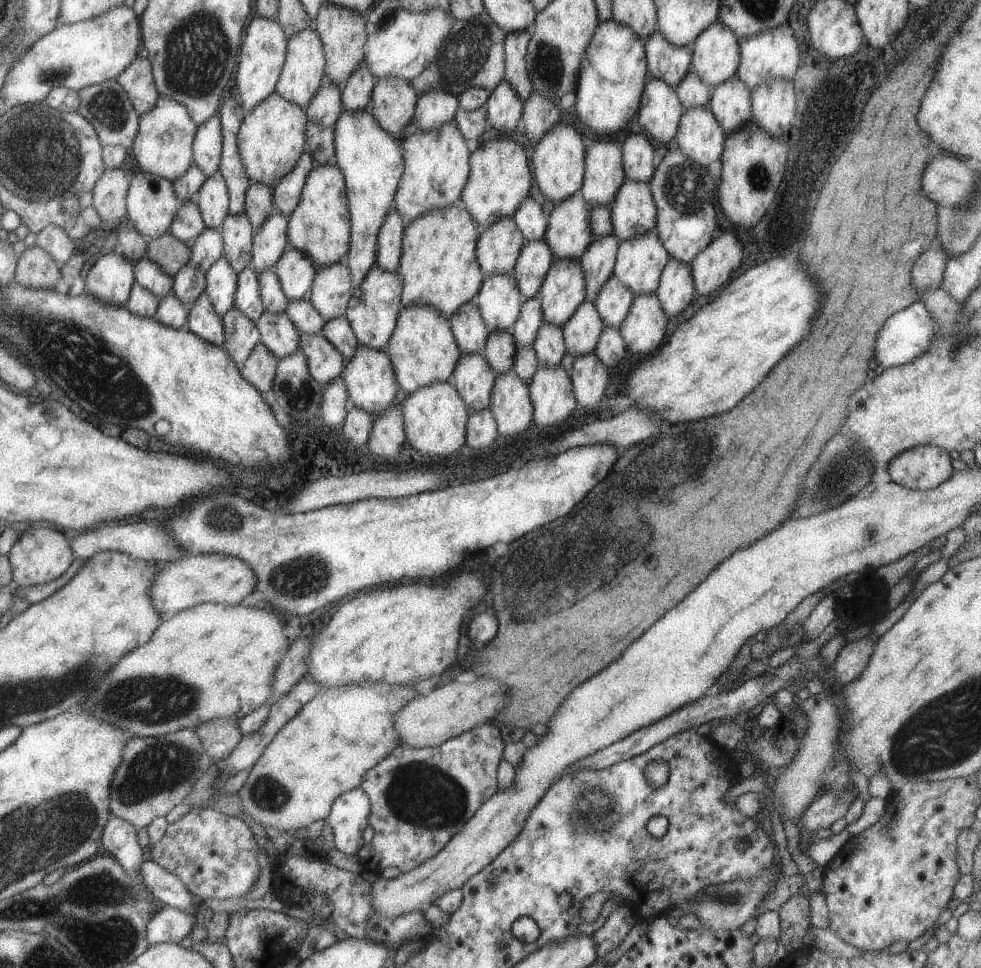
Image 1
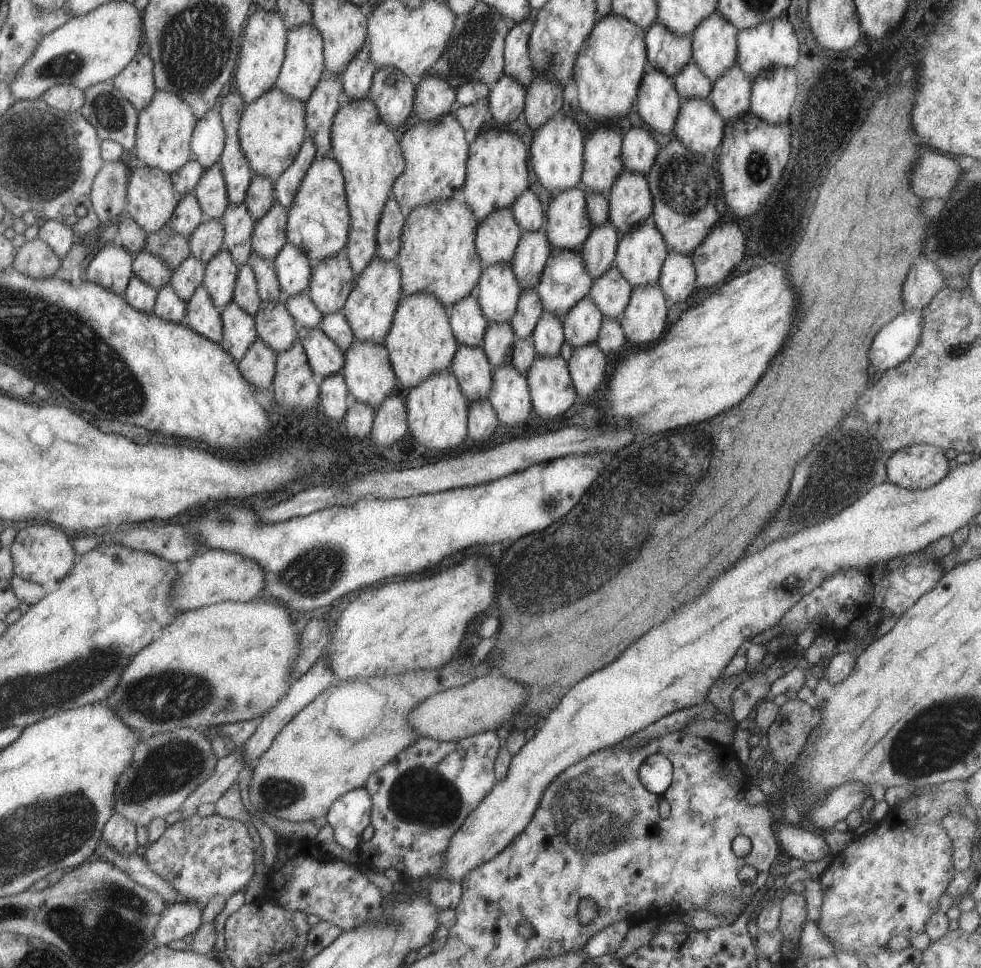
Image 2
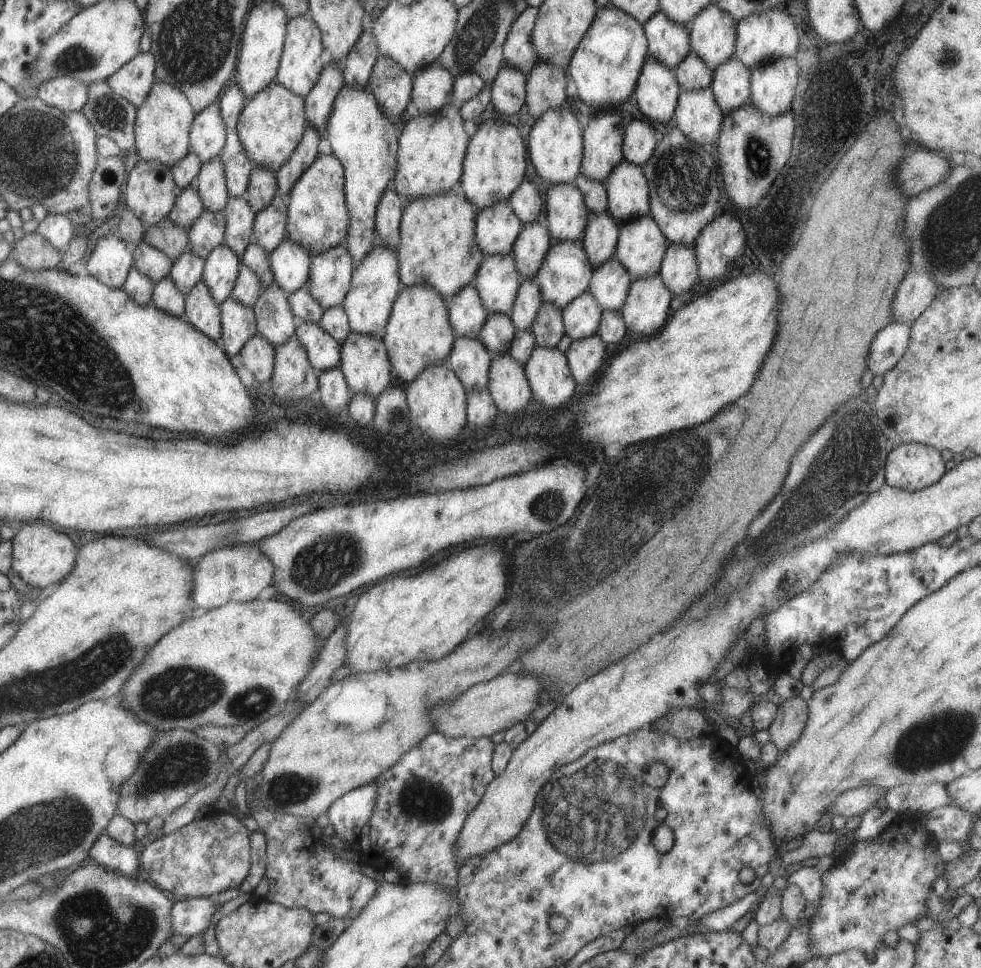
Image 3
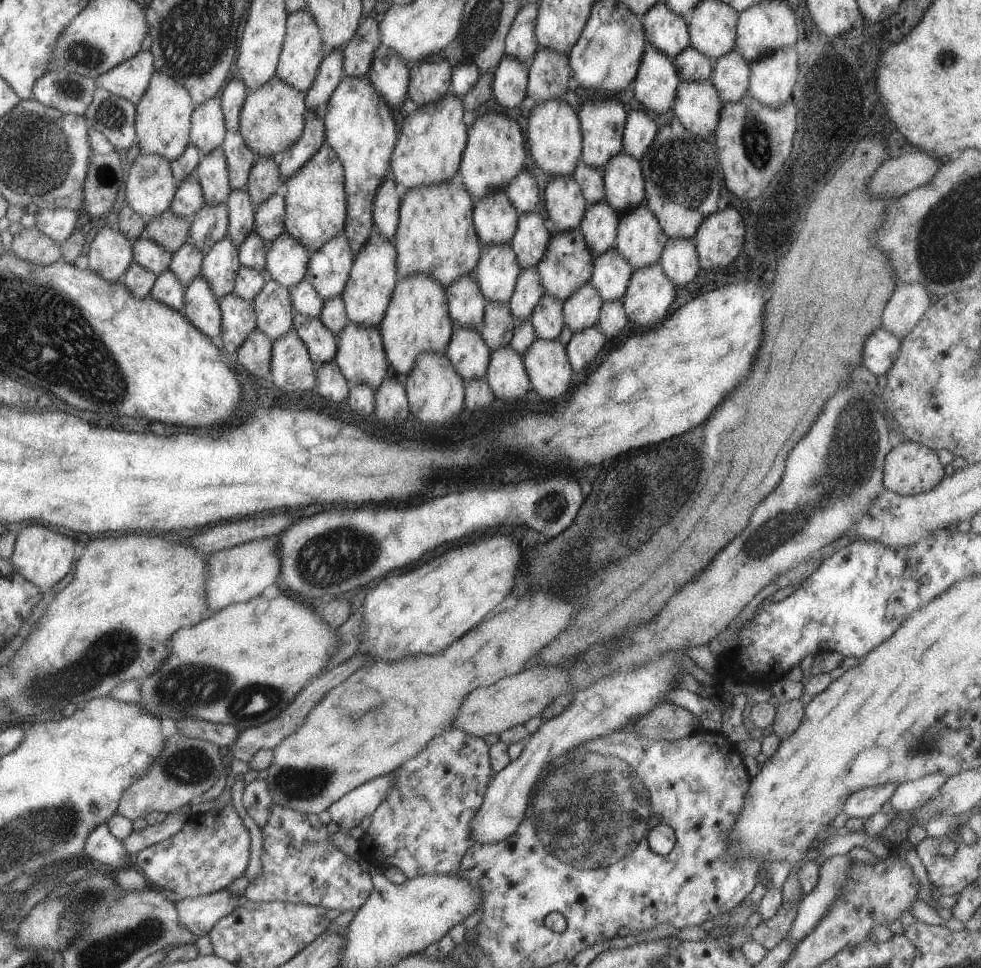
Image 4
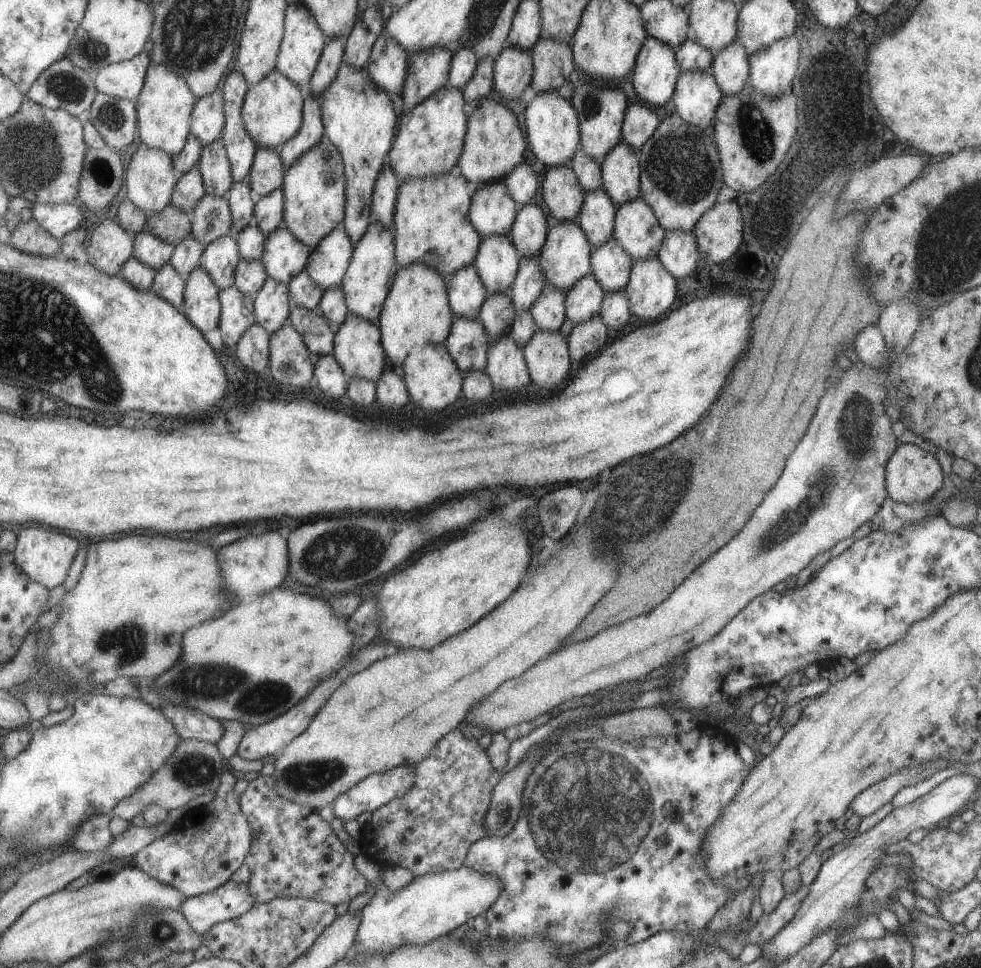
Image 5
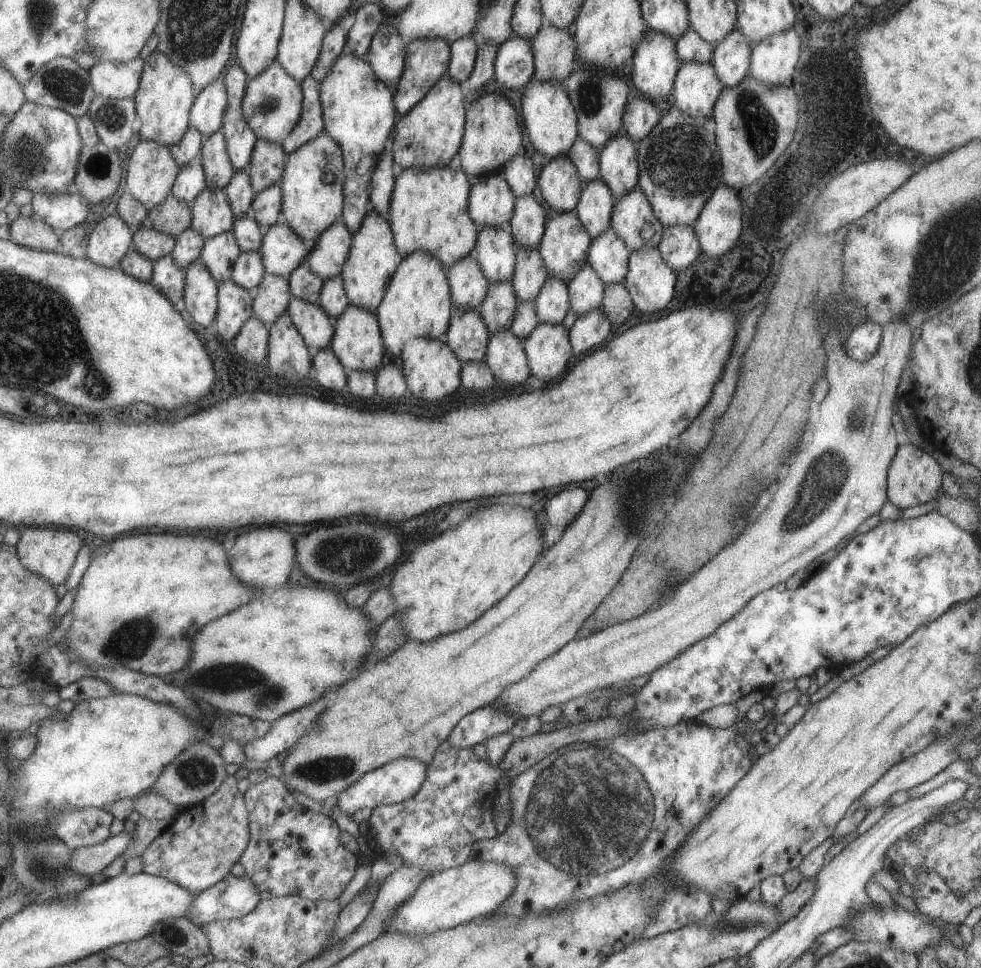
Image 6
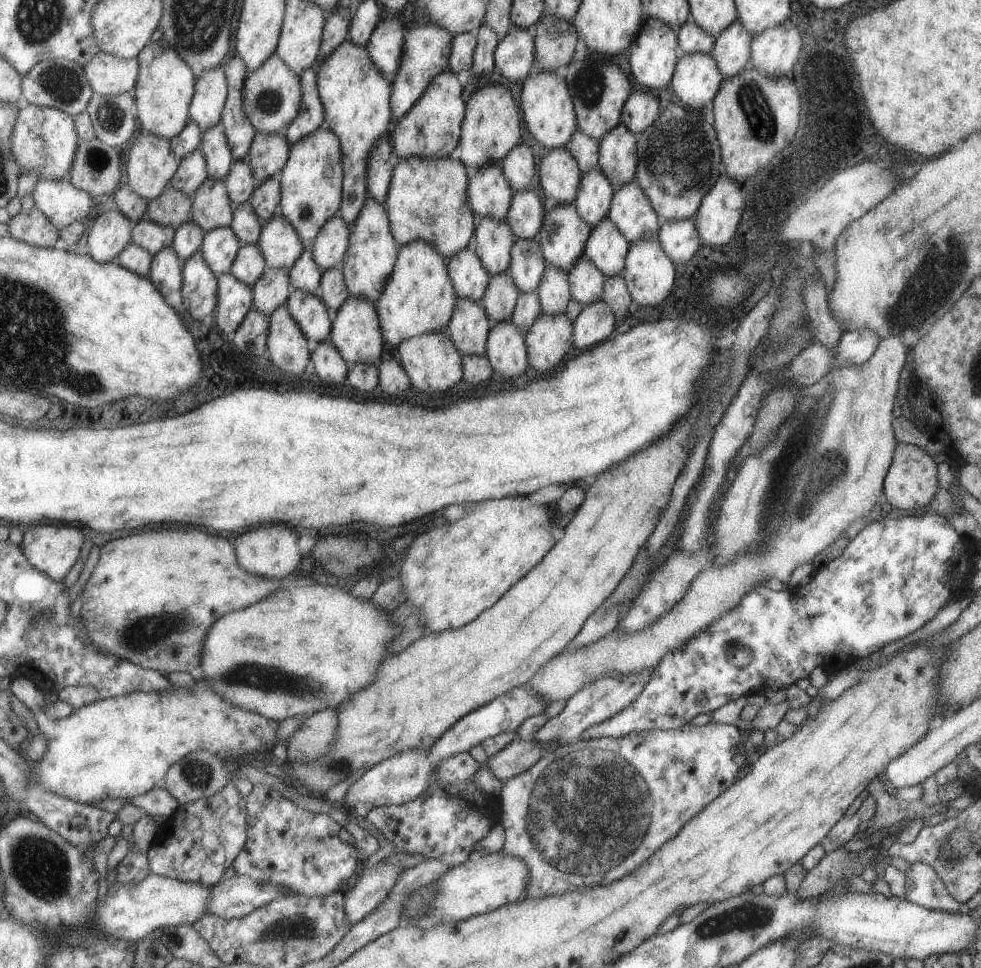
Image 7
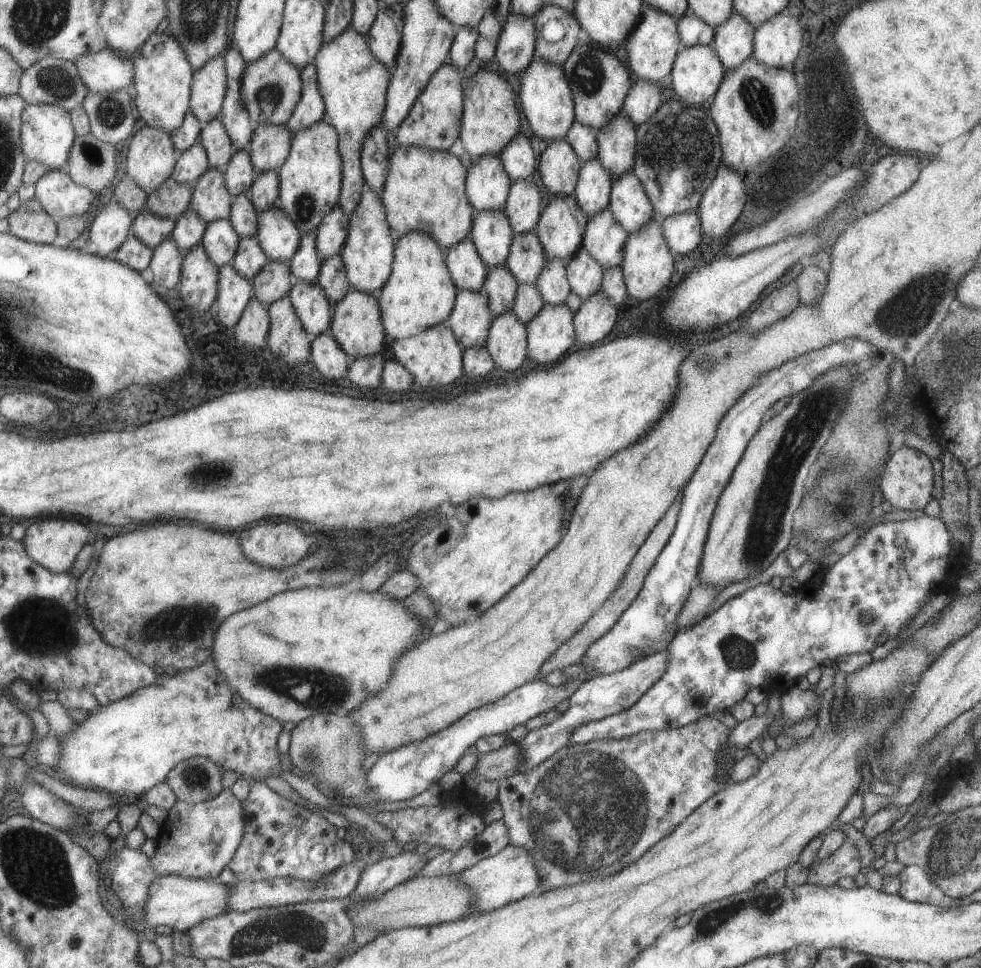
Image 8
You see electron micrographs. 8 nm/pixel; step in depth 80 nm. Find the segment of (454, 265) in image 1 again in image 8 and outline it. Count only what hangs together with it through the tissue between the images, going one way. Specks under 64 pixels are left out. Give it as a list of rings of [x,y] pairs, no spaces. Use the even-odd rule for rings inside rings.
[[[397,145],[388,159],[380,199],[393,234],[401,236],[418,230],[432,236],[441,249],[462,242],[471,230],[475,210],[466,195],[467,171],[459,158],[449,151]]]

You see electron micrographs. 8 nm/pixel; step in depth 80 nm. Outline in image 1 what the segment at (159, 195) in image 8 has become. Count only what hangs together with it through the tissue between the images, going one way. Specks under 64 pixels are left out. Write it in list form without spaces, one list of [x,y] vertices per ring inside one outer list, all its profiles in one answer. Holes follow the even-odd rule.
[[[167,230],[153,240],[147,240],[146,256],[172,278],[184,264],[188,263],[190,247]]]

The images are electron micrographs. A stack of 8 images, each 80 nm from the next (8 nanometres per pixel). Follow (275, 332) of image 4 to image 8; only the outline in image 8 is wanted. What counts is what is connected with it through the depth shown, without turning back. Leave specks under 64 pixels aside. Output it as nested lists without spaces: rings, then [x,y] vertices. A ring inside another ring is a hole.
[[[268,260],[251,278],[254,297],[262,303],[271,302],[288,292],[292,283],[290,268],[284,262]]]

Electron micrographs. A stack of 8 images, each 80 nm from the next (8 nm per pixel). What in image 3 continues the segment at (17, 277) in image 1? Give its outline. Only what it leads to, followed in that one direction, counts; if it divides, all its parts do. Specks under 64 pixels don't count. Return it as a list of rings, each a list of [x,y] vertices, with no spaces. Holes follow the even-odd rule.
[[[37,231],[24,234],[11,246],[11,258],[25,270],[45,270],[57,266],[61,259],[59,252]]]

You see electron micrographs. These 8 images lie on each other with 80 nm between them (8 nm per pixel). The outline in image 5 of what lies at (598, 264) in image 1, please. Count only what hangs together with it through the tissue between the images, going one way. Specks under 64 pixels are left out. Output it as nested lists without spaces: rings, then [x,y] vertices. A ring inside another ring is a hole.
[[[603,188],[584,191],[575,221],[585,233],[592,249],[612,236],[616,207]]]

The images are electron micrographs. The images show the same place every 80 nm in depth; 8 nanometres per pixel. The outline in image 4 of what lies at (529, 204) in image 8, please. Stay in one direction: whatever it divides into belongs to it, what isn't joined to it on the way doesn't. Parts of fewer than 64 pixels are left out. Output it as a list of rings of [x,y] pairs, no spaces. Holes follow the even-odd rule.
[[[536,210],[518,214],[516,229],[509,243],[521,268],[535,267],[545,254],[551,234],[543,221]]]

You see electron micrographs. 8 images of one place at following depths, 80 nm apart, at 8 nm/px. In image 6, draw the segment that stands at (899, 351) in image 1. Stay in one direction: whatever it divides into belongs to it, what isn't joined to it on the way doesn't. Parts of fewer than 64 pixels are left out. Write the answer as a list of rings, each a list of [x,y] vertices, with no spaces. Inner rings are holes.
[[[867,321],[855,326],[845,340],[845,356],[865,362],[875,354],[881,335],[881,327],[875,323]]]

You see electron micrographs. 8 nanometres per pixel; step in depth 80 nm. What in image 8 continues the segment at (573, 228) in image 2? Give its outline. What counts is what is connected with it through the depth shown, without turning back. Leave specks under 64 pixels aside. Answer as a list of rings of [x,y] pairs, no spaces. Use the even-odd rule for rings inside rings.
[[[565,138],[543,141],[545,149],[537,164],[541,182],[554,195],[570,195],[574,192],[581,161]]]

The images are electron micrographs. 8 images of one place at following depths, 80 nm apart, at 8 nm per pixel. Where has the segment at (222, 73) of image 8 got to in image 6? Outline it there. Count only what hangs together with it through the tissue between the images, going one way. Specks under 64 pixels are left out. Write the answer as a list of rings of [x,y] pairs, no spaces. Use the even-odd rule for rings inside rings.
[[[219,76],[215,82],[203,86],[189,110],[190,126],[193,126],[201,138],[209,138],[223,124],[223,114],[226,108],[226,92],[224,80]]]

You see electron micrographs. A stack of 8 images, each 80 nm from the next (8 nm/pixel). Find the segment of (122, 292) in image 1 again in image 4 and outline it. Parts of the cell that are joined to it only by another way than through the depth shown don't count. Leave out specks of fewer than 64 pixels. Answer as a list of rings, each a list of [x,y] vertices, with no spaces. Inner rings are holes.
[[[105,225],[95,234],[87,250],[88,269],[96,272],[107,282],[121,281],[121,276],[132,261],[132,244],[124,234],[118,230],[112,230]]]

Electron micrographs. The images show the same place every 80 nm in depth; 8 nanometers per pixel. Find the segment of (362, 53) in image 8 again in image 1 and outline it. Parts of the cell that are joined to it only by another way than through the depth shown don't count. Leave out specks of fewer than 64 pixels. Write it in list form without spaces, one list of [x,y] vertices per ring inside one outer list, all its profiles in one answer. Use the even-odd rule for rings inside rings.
[[[369,107],[361,110],[348,111],[343,108],[334,124],[334,151],[336,165],[344,176],[346,197],[350,216],[350,237],[346,252],[346,265],[350,272],[352,288],[359,286],[364,274],[376,264],[377,233],[382,227],[386,214],[394,209],[394,192],[403,174],[404,160],[401,142],[383,130],[369,112]]]

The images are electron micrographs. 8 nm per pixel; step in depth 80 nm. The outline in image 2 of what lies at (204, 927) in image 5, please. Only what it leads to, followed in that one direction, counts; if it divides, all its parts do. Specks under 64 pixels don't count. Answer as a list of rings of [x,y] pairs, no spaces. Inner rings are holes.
[[[173,901],[167,904],[157,923],[154,937],[156,944],[166,945],[171,940],[193,934],[201,923],[200,903],[197,901]]]

